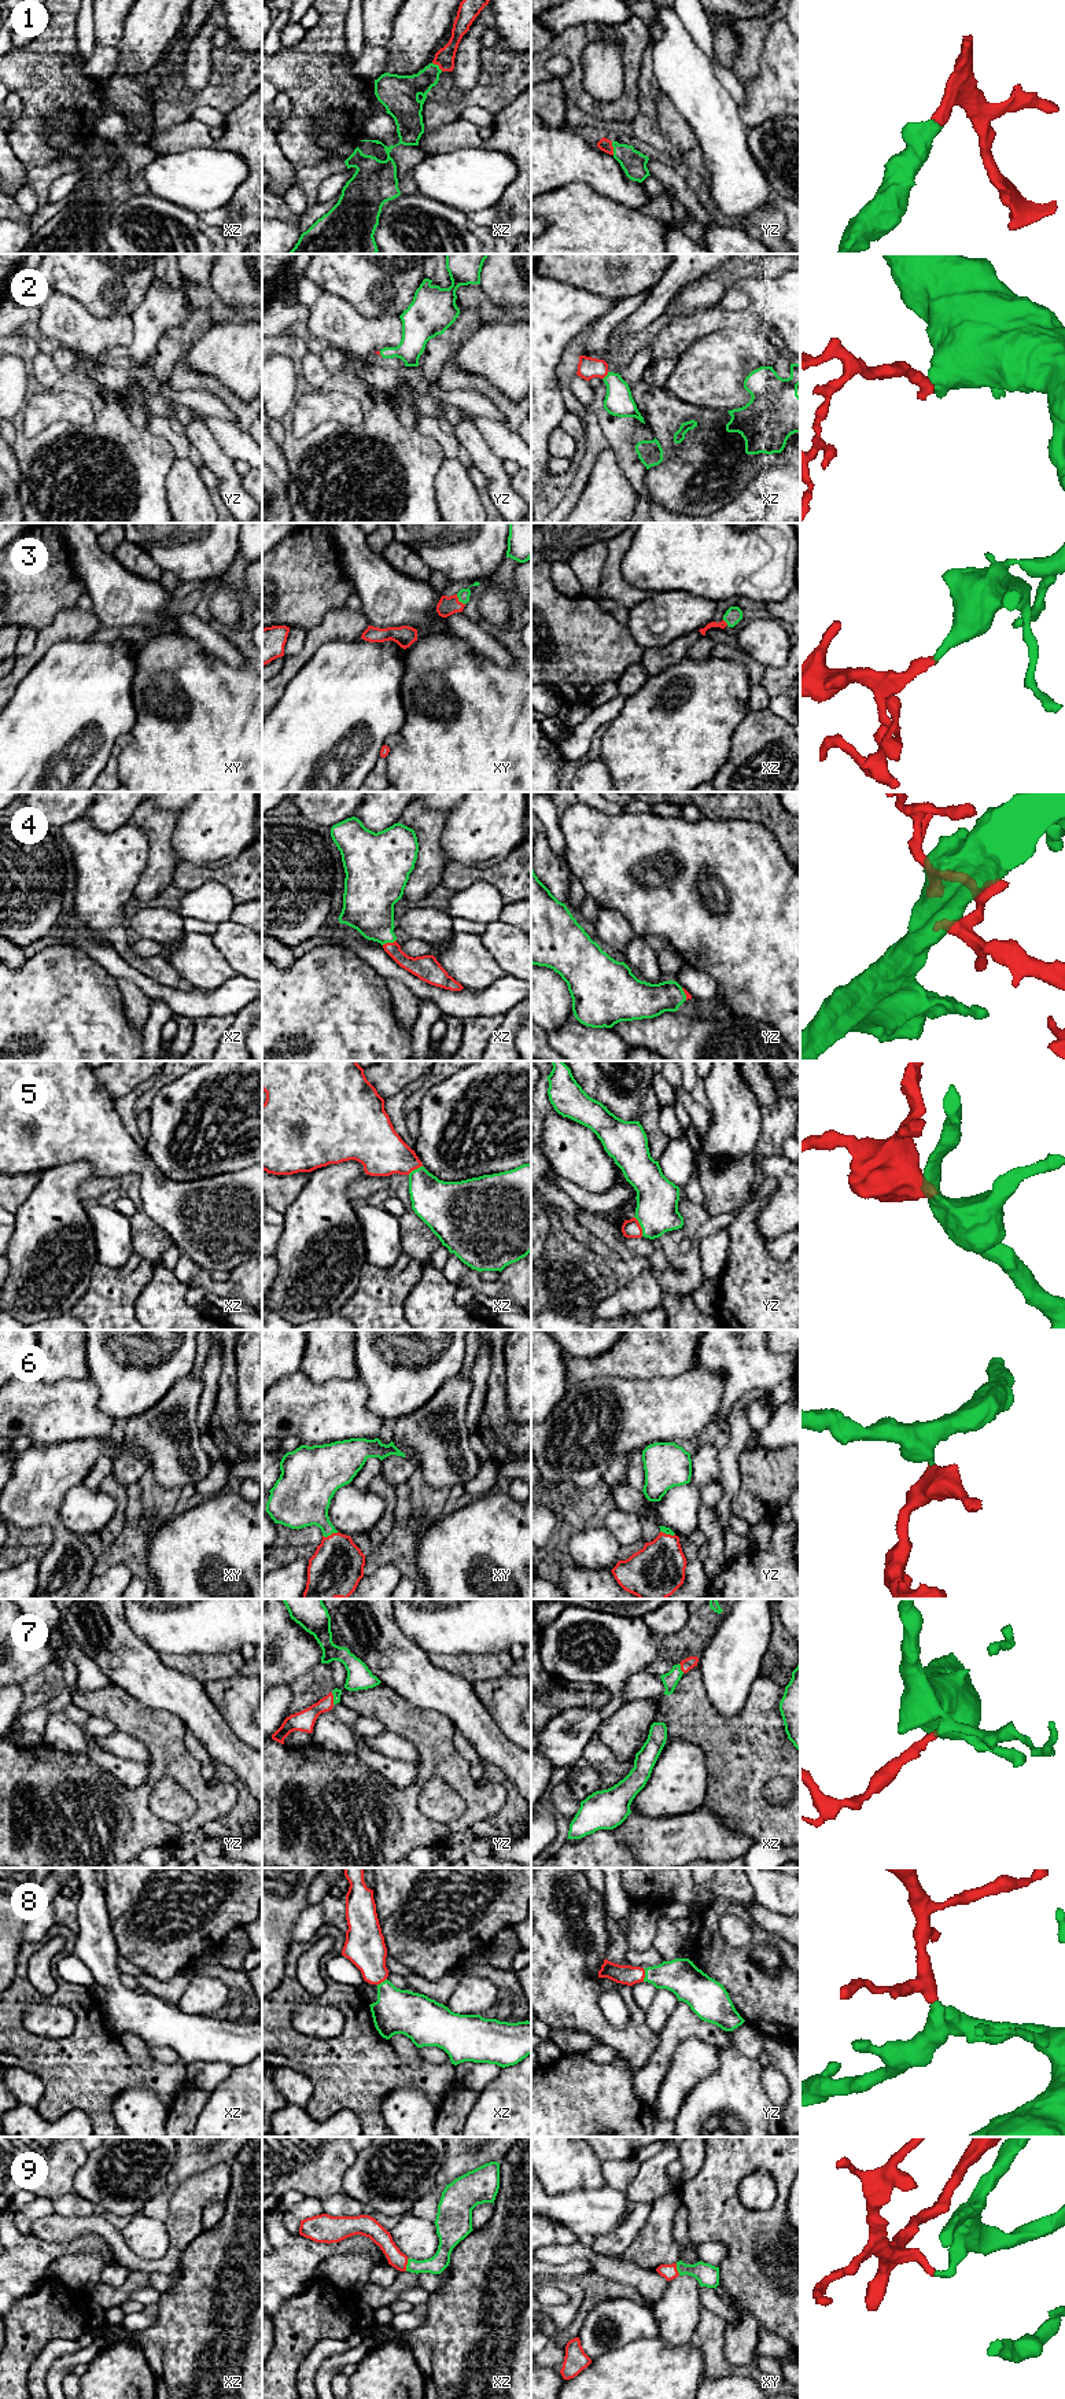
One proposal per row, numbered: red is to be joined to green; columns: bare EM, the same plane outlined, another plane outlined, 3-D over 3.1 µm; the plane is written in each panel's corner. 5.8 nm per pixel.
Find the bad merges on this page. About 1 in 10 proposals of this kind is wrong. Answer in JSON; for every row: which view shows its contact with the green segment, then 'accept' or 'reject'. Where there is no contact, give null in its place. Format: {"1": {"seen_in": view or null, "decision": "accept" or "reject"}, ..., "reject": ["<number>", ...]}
{"1": {"seen_in": "yz", "decision": "accept"}, "2": {"seen_in": "xz", "decision": "accept"}, "3": {"seen_in": "xy", "decision": "accept"}, "4": {"seen_in": "xz", "decision": "accept"}, "5": {"seen_in": "yz", "decision": "accept"}, "6": {"seen_in": "xy", "decision": "accept"}, "7": {"seen_in": "yz", "decision": "accept"}, "8": {"seen_in": "yz", "decision": "accept"}, "9": {"seen_in": "xz", "decision": "accept"}, "reject": []}

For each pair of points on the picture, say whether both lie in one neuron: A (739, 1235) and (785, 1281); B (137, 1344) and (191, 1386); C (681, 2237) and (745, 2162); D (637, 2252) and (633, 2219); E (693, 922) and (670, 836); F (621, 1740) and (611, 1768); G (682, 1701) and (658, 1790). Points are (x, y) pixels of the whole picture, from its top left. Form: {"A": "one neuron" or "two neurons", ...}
{"A": "one neuron", "B": "two neurons", "C": "two neurons", "D": "two neurons", "E": "one neuron", "F": "two neurons", "G": "two neurons"}

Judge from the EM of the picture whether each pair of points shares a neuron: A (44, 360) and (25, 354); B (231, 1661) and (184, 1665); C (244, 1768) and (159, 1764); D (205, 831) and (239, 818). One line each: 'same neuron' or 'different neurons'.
A: different neurons
B: same neuron
C: different neurons
D: same neuron

